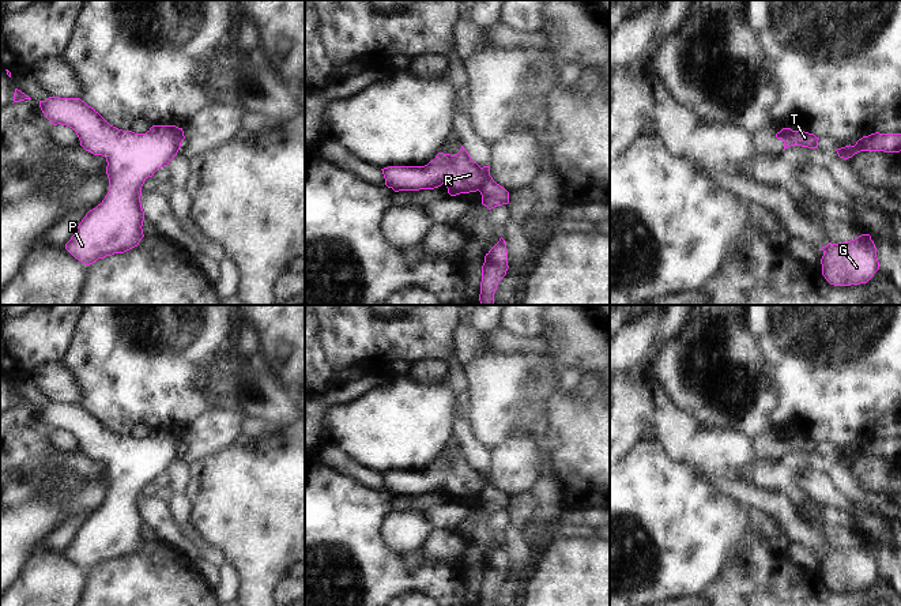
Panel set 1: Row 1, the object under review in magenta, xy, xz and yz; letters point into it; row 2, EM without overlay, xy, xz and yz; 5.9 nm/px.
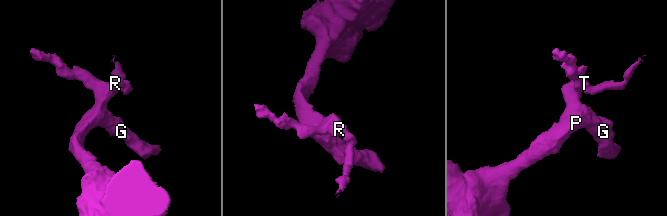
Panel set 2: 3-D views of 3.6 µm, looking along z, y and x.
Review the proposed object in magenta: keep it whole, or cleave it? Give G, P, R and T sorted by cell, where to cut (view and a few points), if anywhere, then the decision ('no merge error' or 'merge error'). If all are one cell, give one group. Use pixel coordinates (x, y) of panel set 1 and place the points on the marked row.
G P R / T; cut in xz along (482, 168), (485, 183), (478, 189); merge error

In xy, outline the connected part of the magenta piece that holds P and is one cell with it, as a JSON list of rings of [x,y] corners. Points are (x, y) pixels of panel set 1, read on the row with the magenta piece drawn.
[[[49,97],[39,101],[45,117],[53,124],[72,128],[80,146],[106,158],[109,192],[95,208],[90,210],[79,223],[75,234],[65,244],[65,249],[83,264],[90,266],[98,259],[124,253],[139,245],[143,234],[144,211],[142,208],[142,187],[148,177],[167,166],[178,153],[178,139],[184,136],[182,128],[176,125],[152,125],[146,133],[122,131],[110,125],[94,108],[80,98]]]

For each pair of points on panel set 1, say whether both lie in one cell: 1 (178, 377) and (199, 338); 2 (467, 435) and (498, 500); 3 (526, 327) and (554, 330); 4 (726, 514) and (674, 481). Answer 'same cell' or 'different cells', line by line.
1: same cell
2: same cell
3: different cells
4: same cell

